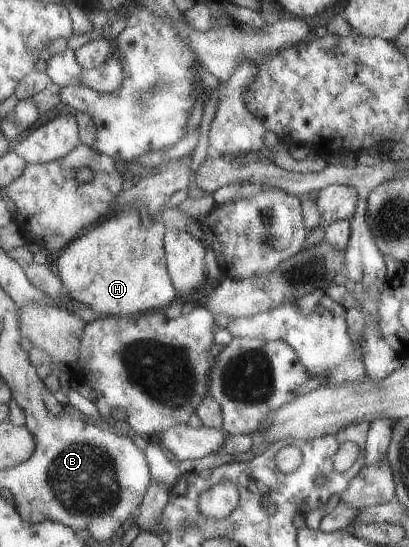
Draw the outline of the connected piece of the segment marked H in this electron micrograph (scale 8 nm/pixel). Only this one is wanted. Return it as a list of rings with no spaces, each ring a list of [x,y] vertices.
[[[134,209],[121,214],[106,219],[86,235],[72,241],[55,261],[58,277],[70,298],[76,303],[92,307],[94,313],[98,311],[105,320],[163,311],[179,300],[166,265],[165,236],[168,230],[162,217],[158,216],[155,222],[145,224],[144,218]]]

